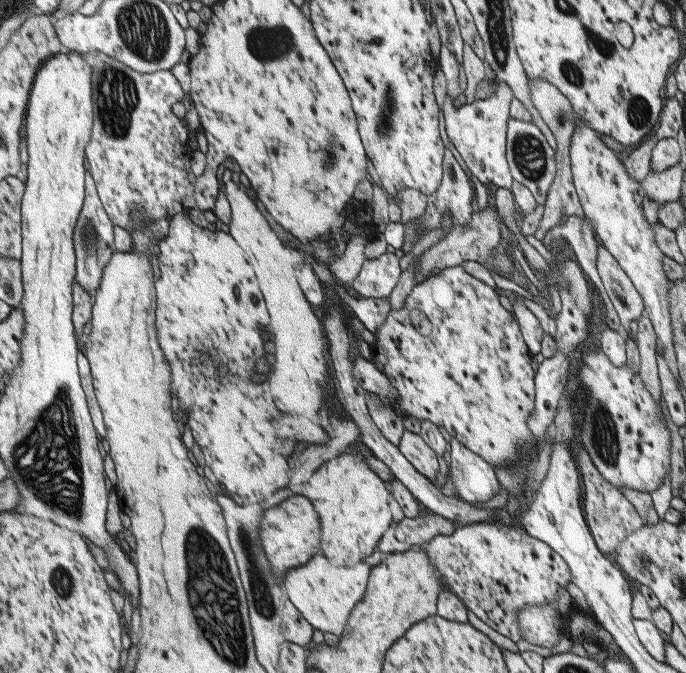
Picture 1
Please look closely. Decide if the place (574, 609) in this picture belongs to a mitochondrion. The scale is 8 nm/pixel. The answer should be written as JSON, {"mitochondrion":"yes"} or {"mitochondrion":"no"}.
{"mitochondrion":"no"}

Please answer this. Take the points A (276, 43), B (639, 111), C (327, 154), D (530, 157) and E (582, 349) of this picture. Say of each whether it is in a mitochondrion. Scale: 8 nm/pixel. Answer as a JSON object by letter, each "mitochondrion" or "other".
{"A":"mitochondrion","B":"mitochondrion","C":"mitochondrion","D":"mitochondrion","E":"other"}

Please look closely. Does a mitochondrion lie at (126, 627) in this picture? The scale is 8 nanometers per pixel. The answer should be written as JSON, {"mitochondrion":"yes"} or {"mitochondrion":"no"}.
{"mitochondrion":"no"}

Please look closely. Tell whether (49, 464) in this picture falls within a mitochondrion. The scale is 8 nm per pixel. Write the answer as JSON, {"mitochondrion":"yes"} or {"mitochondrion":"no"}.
{"mitochondrion":"yes"}

